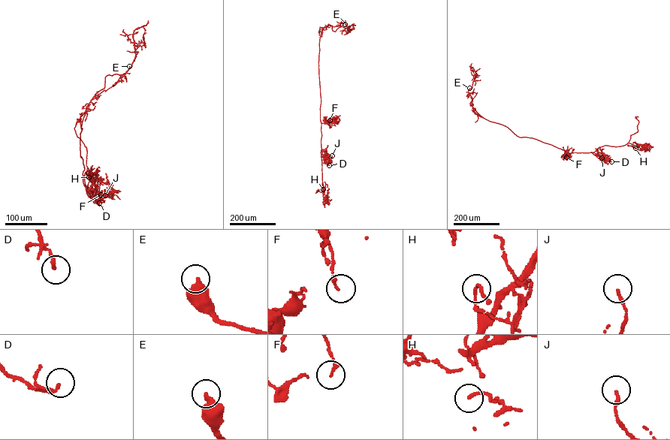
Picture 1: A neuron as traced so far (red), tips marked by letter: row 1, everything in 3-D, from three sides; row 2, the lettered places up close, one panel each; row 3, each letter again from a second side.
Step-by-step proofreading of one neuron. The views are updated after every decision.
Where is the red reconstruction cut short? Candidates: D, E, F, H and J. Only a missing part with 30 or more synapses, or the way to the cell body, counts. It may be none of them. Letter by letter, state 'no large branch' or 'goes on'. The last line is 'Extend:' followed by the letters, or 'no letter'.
D: no large branch
E: no large branch
F: no large branch
H: no large branch
J: no large branch
Extend: no letter

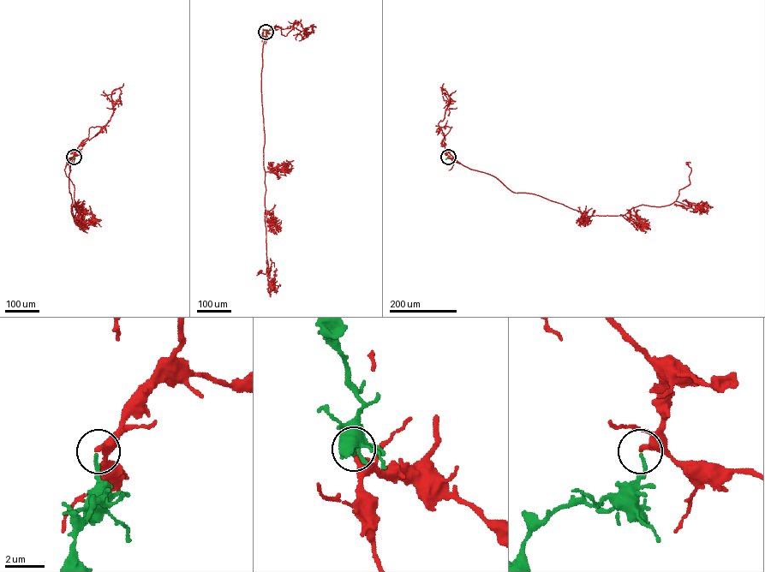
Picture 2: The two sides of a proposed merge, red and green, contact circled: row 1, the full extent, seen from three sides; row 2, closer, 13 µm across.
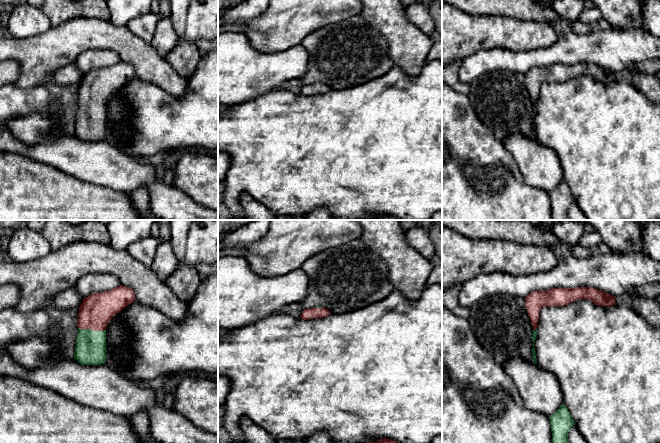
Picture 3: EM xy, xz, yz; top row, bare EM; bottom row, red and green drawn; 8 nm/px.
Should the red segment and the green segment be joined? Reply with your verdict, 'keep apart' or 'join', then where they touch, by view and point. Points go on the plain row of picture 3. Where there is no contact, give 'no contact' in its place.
join | xy (92, 105)

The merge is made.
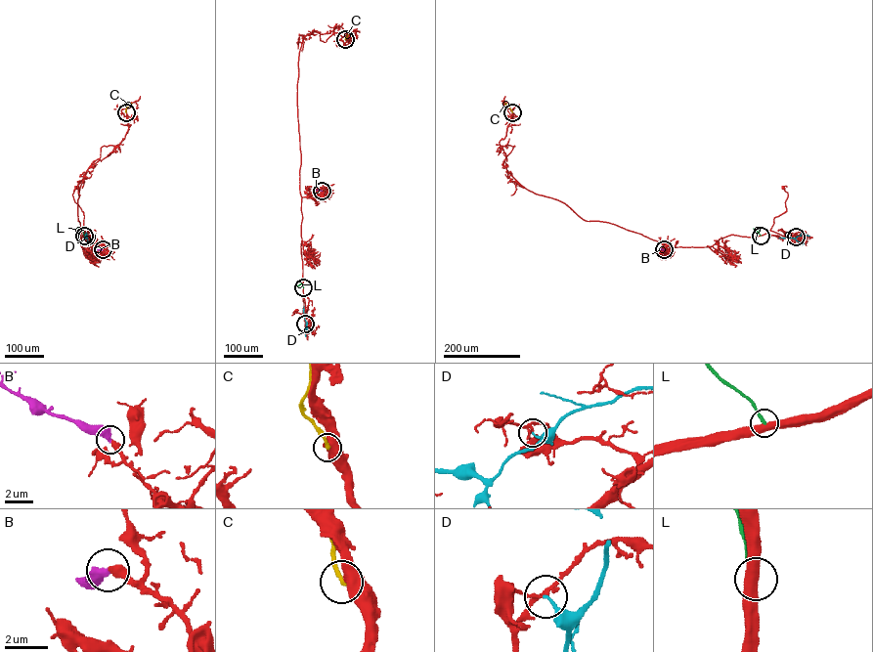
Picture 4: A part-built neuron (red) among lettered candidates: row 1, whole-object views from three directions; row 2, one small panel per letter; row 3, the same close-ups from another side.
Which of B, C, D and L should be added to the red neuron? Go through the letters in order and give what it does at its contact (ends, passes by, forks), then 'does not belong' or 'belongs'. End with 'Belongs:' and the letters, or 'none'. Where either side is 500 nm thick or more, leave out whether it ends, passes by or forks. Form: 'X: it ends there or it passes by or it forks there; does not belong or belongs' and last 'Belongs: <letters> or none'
B: it ends there; belongs
C: does not belong
D: it ends there; does not belong
L: it ends there; does not belong
Belongs: B

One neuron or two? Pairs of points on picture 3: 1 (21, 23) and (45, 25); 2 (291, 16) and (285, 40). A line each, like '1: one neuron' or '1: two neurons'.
1: one neuron
2: one neuron

